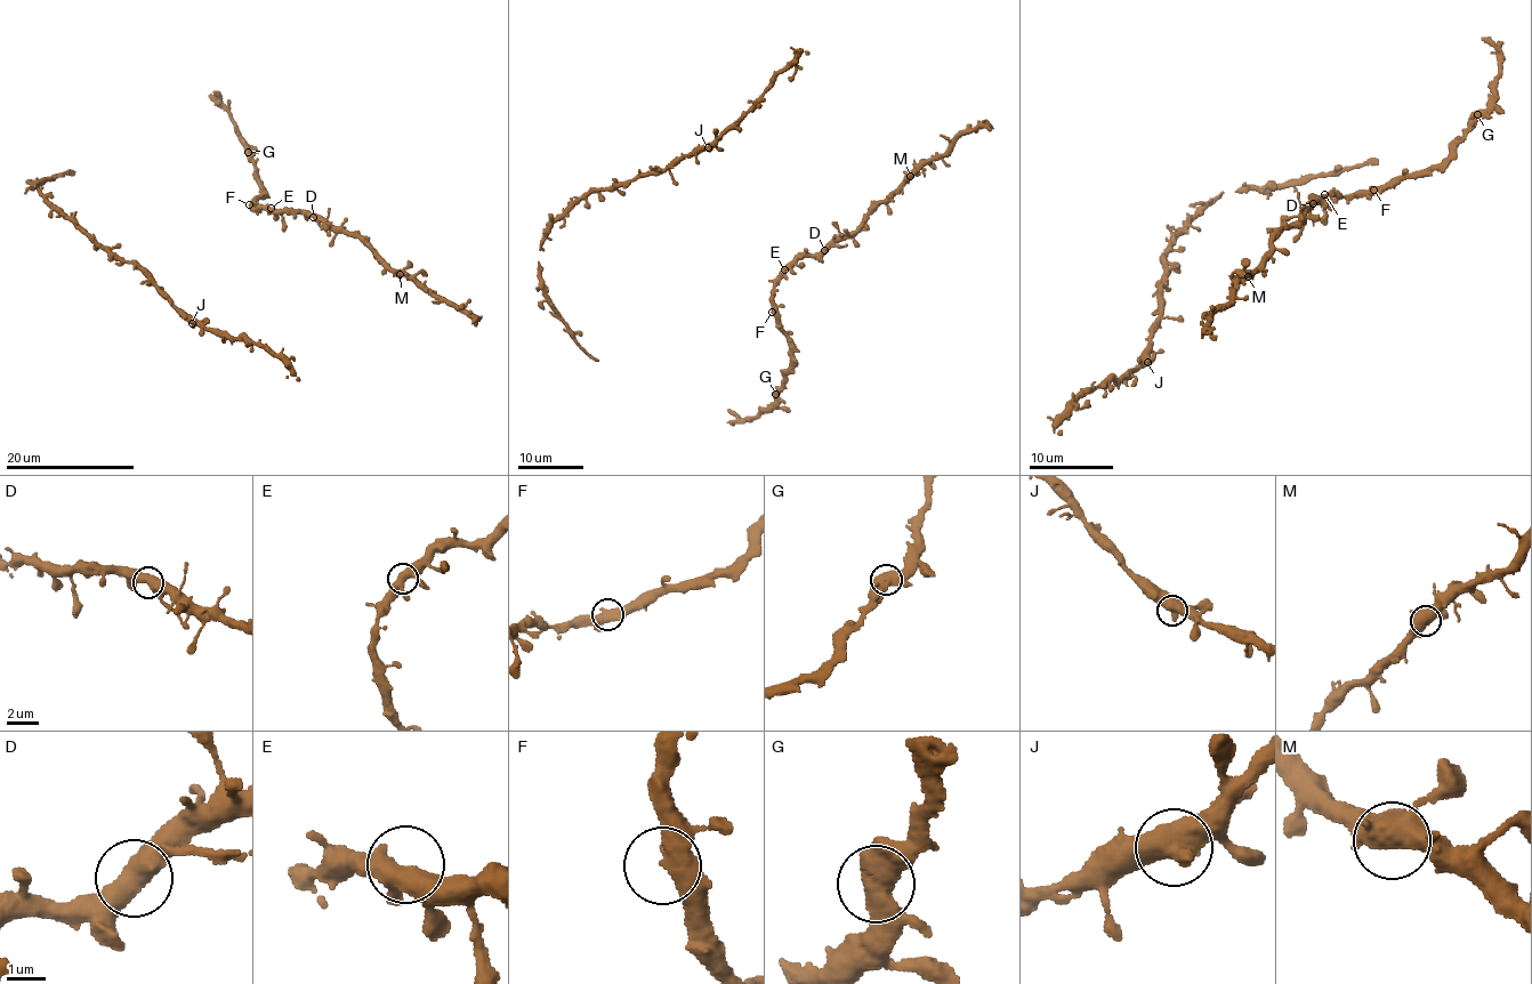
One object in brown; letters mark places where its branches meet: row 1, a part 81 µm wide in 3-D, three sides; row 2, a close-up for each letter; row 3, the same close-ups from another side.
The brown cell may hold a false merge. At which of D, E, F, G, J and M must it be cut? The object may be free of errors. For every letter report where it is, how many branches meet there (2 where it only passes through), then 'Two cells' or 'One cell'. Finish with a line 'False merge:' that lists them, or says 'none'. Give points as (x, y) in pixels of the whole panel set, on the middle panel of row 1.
D: Place: (824, 250). Branches: 2. One cell
E: Place: (784, 269). Branches: 3. One cell
F: Place: (772, 312). Branches: 2. One cell
G: Place: (775, 394). Branches: 3. One cell
J: Place: (708, 147). Branches: 2. One cell
M: Place: (910, 176). Branches: 3. One cell
False merge: none

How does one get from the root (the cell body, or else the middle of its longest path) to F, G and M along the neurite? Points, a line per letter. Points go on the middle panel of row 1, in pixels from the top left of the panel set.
F: (784, 267), (773, 289), (772, 312)
G: (784, 267), (773, 289), (773, 305), (791, 360), (783, 386), (775, 394)
M: (784, 267), (798, 258), (819, 257), (836, 242), (846, 239), (910, 176)

